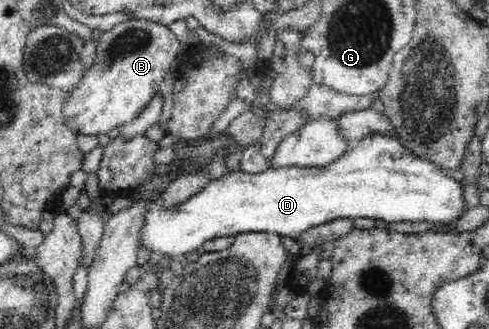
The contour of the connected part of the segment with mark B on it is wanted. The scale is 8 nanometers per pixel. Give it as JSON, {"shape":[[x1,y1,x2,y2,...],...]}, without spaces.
{"shape":[[130,19,103,31,97,40,95,64,82,72,62,104,63,123,83,136,109,134,113,128,133,123,150,100,156,98,155,91,165,74,179,62,179,44,169,28,148,19]]}

